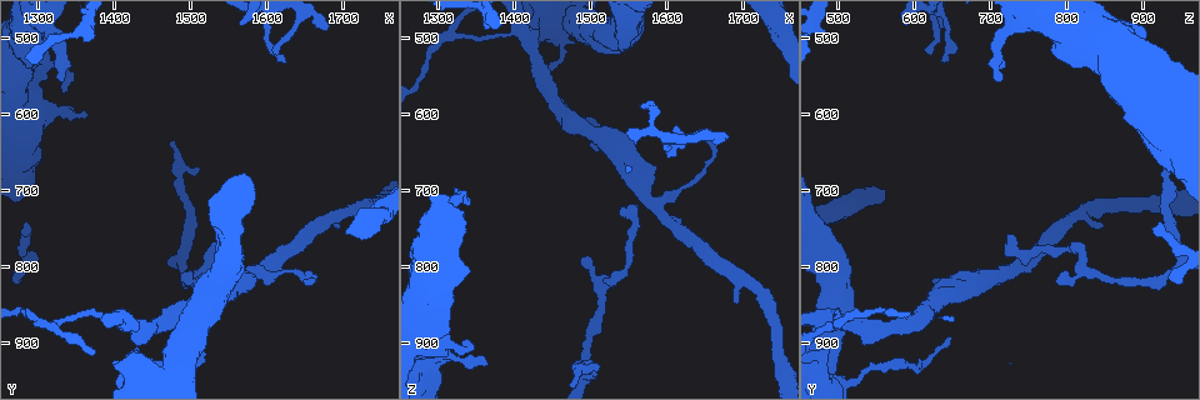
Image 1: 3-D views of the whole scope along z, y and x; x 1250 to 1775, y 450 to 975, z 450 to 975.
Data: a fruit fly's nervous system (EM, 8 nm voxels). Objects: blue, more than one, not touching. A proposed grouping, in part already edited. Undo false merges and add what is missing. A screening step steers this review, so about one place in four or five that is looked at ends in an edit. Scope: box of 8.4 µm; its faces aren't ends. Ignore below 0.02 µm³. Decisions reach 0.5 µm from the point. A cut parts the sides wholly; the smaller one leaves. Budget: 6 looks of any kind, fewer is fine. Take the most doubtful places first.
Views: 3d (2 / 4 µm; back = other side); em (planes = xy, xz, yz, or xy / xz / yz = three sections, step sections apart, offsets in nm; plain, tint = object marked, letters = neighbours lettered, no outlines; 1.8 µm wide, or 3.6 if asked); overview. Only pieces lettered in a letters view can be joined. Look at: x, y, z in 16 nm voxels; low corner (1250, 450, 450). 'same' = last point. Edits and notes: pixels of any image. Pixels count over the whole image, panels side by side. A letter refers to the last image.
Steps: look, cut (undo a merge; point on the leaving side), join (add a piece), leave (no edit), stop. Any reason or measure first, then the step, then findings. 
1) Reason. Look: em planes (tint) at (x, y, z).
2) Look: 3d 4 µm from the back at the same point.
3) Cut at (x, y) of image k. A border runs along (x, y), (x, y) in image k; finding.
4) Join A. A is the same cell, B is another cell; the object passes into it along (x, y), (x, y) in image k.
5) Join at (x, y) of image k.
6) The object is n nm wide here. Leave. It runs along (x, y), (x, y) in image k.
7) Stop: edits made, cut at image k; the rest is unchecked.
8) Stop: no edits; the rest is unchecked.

Free end. Look: em planes (letters) at (1490, 825, 785).

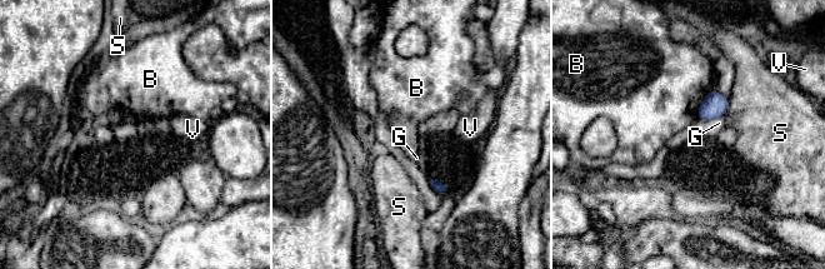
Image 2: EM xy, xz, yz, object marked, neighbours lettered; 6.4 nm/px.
Leave. B, G, S and V are other cells; a border runs along (711, 88), (700, 104), (696, 116) in image 2; no lettered piece goes on from it.

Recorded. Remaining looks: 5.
Branch stops here. Look: em planes (letters) at (1680, 490, 635).

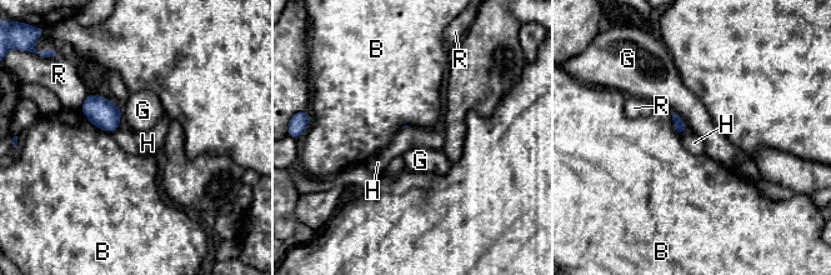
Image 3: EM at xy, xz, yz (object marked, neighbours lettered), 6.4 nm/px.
Leave. B, G, H and R are other cells; a border runs along (119, 126), (111, 134) in image 3; none of them fits.

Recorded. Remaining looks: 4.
Two arms in line, one across. Look: 3d 2 µm at (1325, 870, 495).

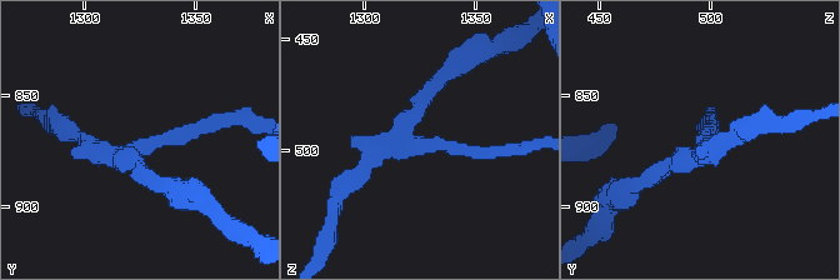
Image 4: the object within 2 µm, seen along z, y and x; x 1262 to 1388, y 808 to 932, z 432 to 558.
3 arms meet here. Look: em planes (letters) at (1326, 872, 497).

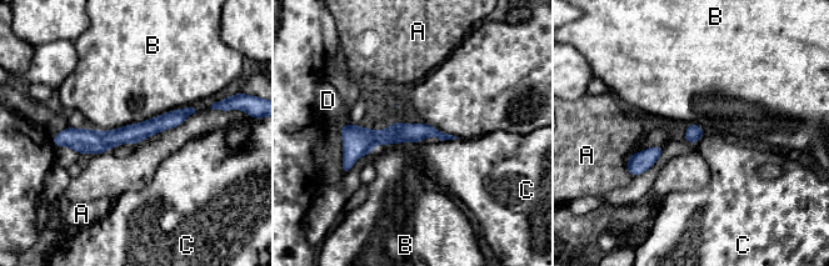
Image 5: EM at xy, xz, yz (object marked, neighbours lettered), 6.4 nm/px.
Cut at (83, 141) of image 5. A, B, C and D are other cells; a border runs along (100, 132), (103, 142), (109, 149) in image 5; a second neuron is stuck on.

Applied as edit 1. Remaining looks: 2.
Stop: edits made, cut at image 5; the rest is unchecked.

